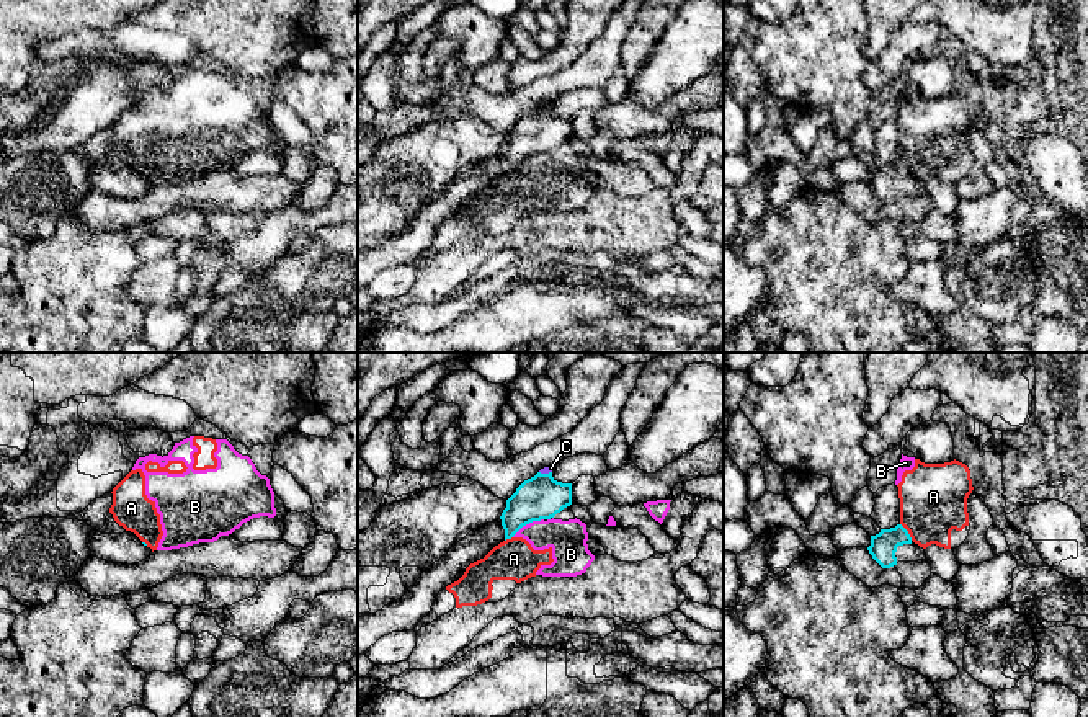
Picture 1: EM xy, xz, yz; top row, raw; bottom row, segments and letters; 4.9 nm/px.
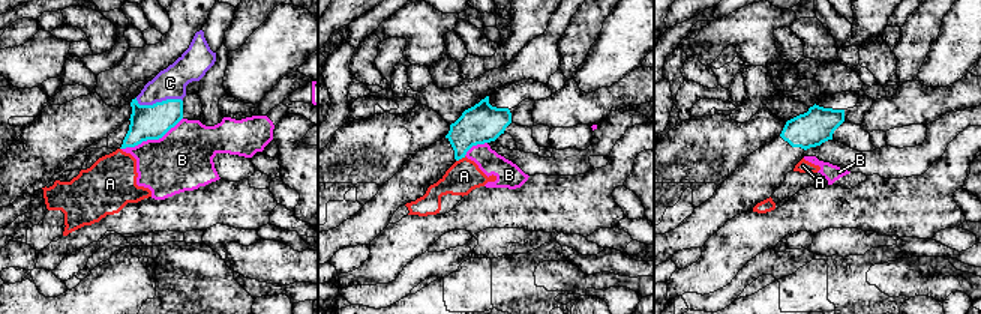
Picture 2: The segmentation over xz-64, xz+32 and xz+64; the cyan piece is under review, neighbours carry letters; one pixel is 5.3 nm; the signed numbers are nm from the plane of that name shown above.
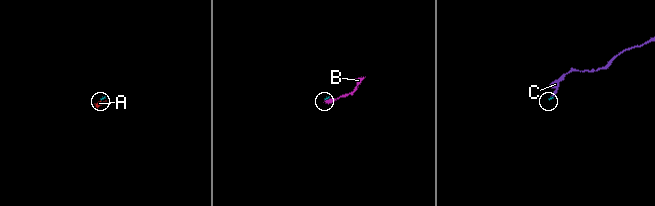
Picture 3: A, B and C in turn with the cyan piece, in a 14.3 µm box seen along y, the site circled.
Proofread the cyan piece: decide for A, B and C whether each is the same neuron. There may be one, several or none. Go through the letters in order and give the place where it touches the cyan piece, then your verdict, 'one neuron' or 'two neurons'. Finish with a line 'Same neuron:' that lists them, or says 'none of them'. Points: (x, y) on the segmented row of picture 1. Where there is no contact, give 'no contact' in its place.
A: contact yz (907, 531); two neurons
B: contact xz (526, 523); two neurons
C: contact xz (546, 474); one neuron
Same neuron: C

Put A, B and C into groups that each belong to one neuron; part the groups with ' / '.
A B / C

